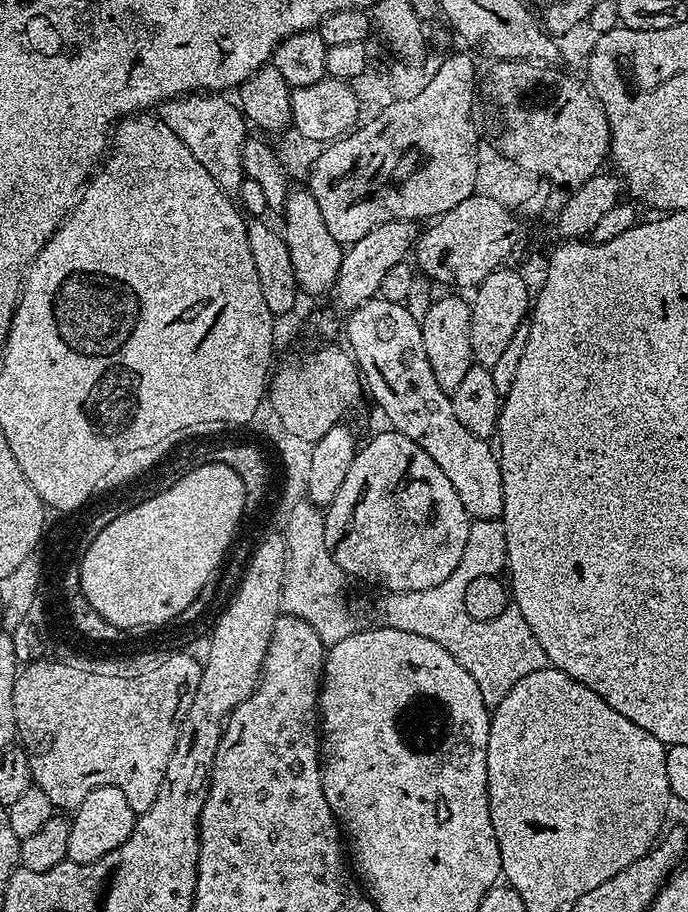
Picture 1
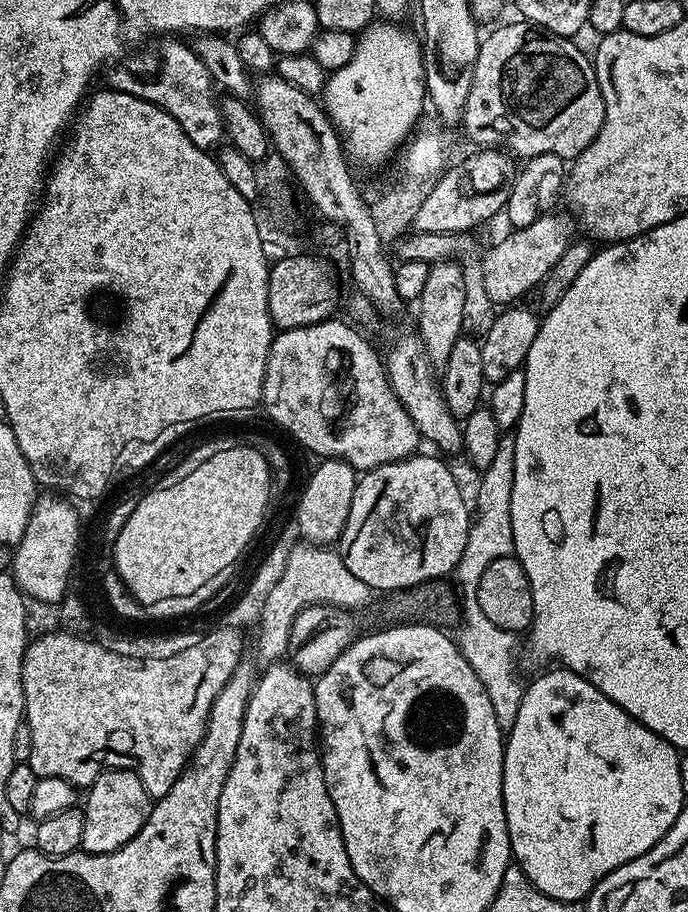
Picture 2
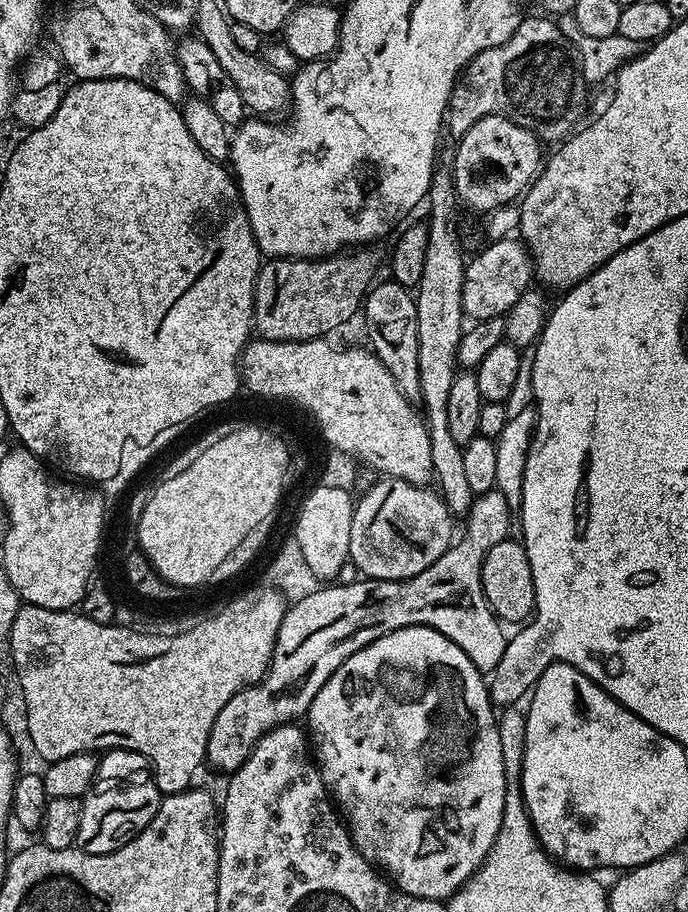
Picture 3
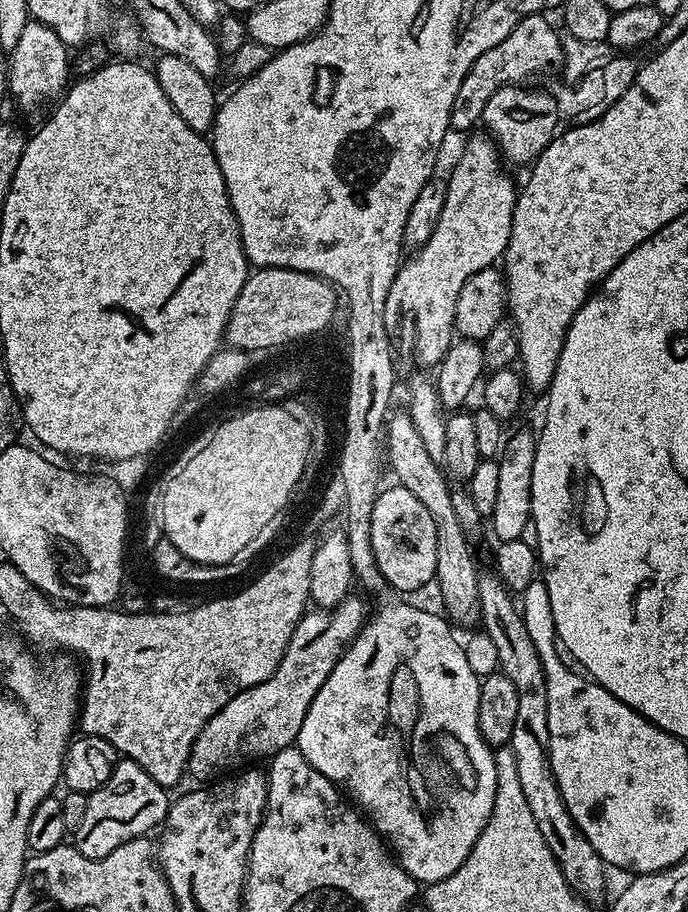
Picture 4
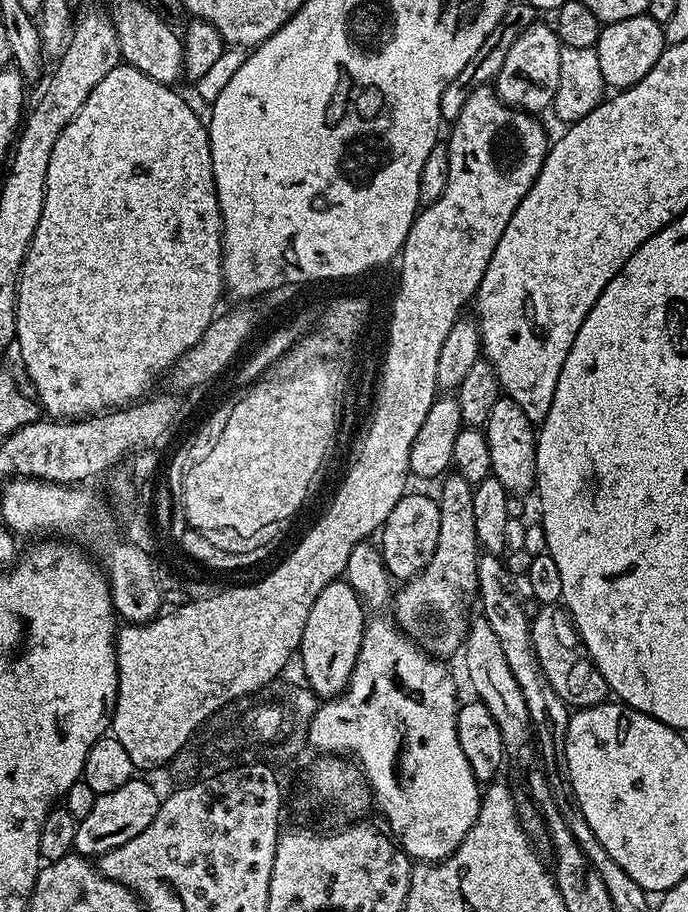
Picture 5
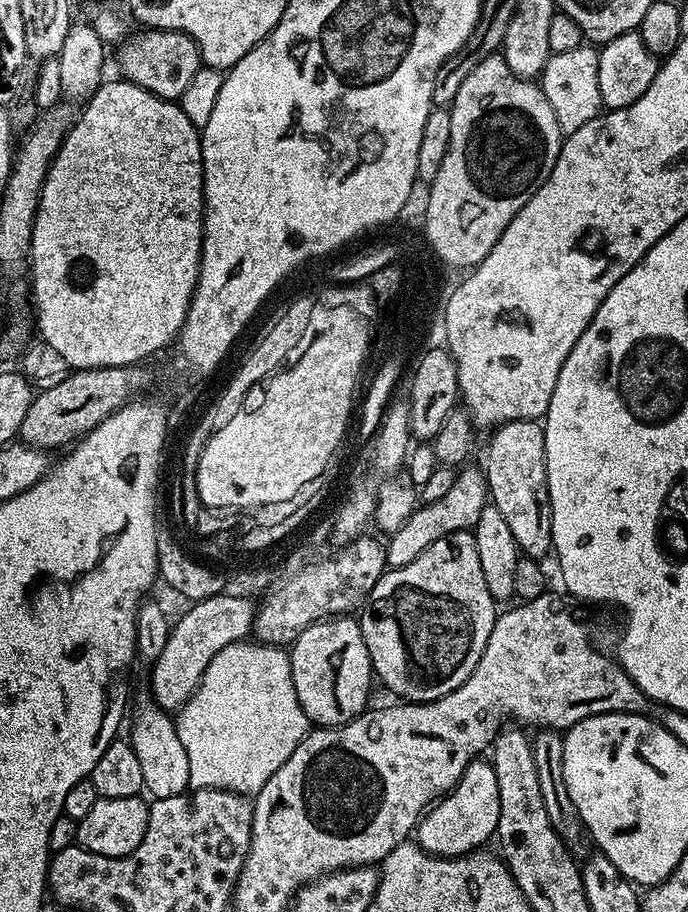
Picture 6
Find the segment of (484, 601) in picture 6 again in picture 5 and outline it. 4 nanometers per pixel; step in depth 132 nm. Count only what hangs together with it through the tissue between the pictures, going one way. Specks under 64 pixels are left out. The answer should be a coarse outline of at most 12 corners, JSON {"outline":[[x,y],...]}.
{"outline":[[443,477],[430,562],[396,623],[448,658],[468,634],[482,549],[473,481]]}

